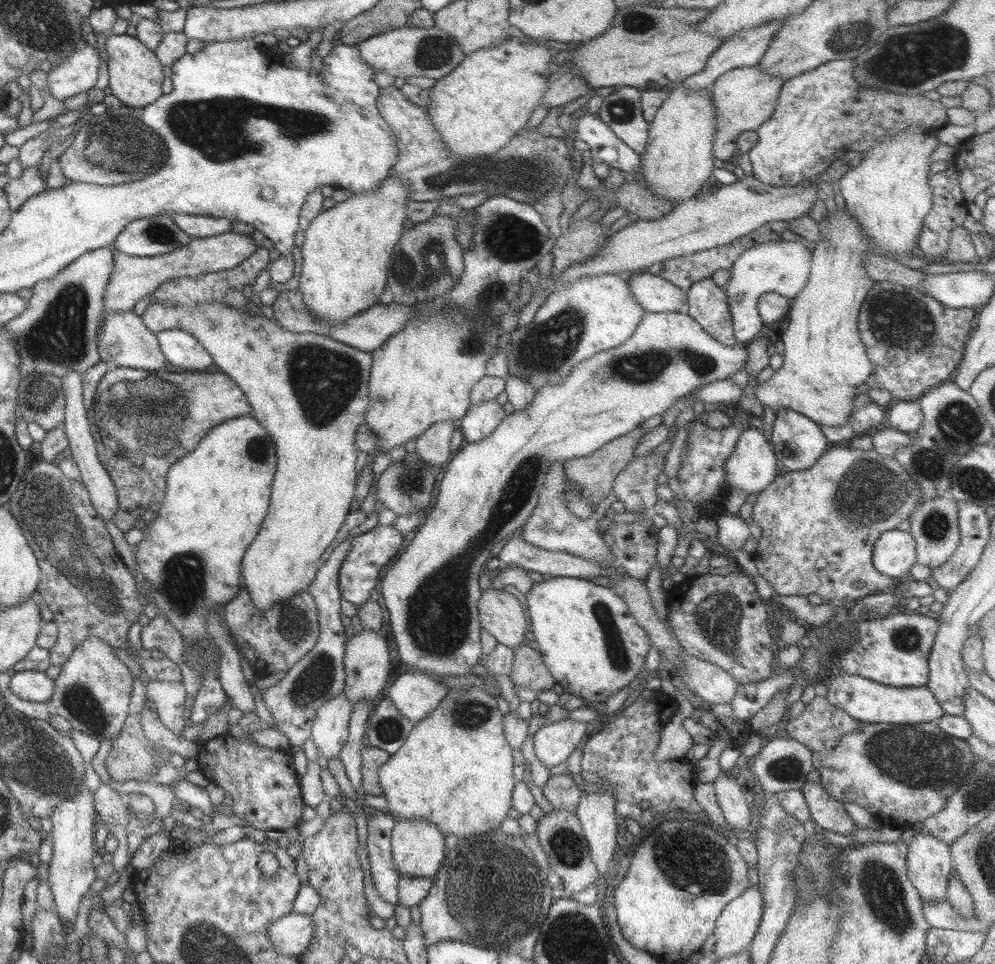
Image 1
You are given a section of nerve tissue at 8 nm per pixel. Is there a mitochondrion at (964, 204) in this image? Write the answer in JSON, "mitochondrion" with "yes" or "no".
{"mitochondrion":"no"}

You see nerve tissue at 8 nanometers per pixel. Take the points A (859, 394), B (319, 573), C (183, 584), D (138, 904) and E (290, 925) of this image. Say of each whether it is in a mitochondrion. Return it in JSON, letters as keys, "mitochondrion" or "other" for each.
{"A":"other","B":"other","C":"mitochondrion","D":"other","E":"other"}

